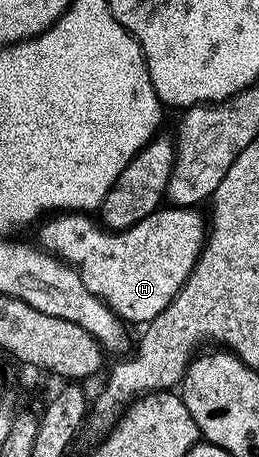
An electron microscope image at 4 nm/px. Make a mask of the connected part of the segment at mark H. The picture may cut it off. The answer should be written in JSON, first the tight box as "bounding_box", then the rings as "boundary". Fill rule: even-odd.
{"bounding_box":[37,206,208,326],"boundary":[[[177,206],[166,207],[153,212],[148,218],[136,222],[122,232],[107,230],[90,214],[80,212],[54,214],[37,225],[37,228],[39,227],[37,243],[42,251],[73,267],[87,290],[102,300],[121,321],[131,320],[132,323],[138,324],[137,326],[145,326],[152,318],[156,318],[156,314],[160,314],[160,310],[169,306],[172,298],[176,298],[176,294],[182,289],[182,283],[190,277],[190,272],[194,269],[194,263],[198,261],[202,245],[206,243],[208,235],[207,221],[202,221],[198,210]]]}

